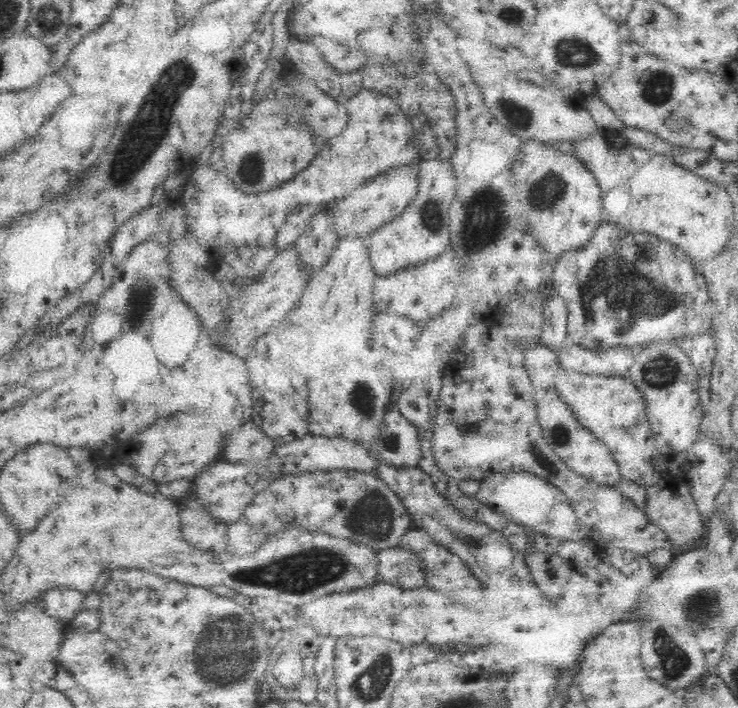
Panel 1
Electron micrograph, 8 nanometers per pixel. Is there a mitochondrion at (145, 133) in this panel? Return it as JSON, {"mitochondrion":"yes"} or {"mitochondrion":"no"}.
{"mitochondrion":"yes"}

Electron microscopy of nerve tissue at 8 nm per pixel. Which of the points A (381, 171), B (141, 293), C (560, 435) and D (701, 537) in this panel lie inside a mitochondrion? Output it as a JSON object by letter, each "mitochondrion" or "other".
{"A":"other","B":"mitochondrion","C":"mitochondrion","D":"other"}

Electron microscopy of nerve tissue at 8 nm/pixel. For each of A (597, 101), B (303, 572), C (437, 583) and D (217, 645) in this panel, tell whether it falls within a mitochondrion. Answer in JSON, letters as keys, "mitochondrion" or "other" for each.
{"A":"other","B":"mitochondrion","C":"other","D":"mitochondrion"}

